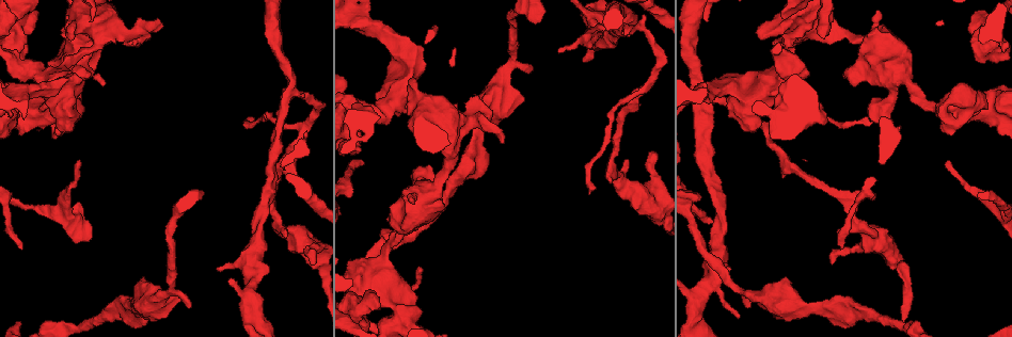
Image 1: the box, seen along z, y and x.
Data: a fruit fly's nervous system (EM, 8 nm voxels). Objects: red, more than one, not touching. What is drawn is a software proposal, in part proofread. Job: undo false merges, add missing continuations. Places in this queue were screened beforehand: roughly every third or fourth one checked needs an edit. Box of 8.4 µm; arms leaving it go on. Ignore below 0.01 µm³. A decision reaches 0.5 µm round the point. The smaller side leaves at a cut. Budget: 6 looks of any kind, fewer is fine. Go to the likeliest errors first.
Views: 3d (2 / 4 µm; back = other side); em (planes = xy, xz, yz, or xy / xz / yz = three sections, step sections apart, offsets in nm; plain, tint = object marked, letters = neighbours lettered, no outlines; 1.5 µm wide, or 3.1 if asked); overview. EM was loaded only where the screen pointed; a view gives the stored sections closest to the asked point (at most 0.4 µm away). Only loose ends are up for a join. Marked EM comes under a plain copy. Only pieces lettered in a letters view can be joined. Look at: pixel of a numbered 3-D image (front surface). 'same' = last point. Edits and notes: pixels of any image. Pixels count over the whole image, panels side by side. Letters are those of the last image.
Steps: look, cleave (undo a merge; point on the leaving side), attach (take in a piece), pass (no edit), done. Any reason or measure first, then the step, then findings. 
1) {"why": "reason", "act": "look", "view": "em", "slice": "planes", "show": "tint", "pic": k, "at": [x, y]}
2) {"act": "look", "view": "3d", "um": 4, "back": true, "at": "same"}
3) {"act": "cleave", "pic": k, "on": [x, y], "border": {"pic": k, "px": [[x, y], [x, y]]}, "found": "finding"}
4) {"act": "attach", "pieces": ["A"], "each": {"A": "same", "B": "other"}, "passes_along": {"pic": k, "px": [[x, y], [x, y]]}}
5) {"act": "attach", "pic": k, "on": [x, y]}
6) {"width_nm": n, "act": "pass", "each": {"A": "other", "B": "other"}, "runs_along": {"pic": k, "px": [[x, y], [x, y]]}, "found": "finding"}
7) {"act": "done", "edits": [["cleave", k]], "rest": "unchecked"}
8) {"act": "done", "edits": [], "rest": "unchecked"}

{"why": "three arms meet", "act": "look", "view": "em", "slice": "xy", "step": 4, "show": "tint", "pic": 1, "at": [299, 131]}

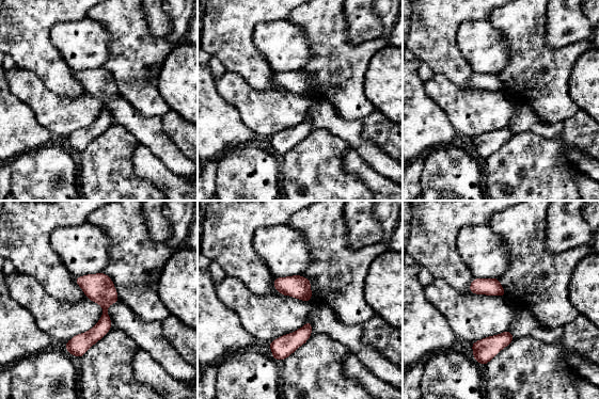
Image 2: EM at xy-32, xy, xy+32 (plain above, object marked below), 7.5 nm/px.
{"why": "another direction", "act": "look", "view": "em", "slice": "planes", "show": "letters", "at": "same"}

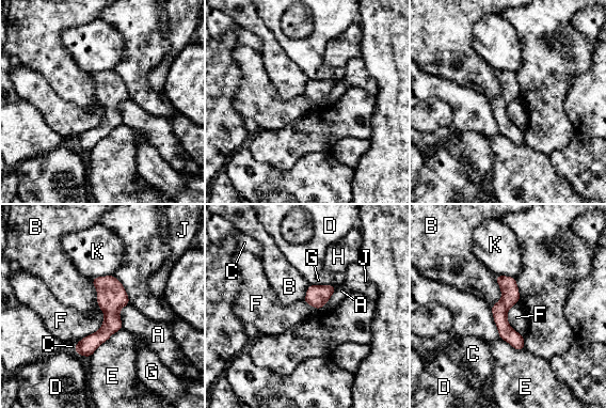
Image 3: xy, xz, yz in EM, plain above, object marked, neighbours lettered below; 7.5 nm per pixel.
{"act": "pass", "each": {"A": "other", "B": "other", "C": "other", "D": "other", "E": "other", "F": "other", "G": "other", "H": "other", "J": "other", "K": "other"}, "found": "continuous, no second cell"}

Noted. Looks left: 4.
{"why": "an open end", "act": "look", "view": "3d", "um": 4, "pic": 1, "at": [502, 143]}

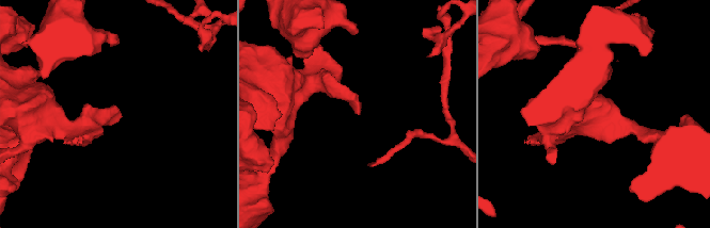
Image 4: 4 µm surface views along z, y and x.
{"act": "look", "view": "em", "slice": "planes", "show": "letters", "pic": 4, "at": [117, 112]}

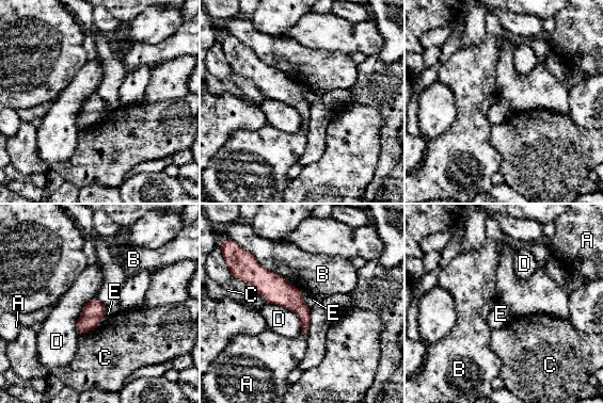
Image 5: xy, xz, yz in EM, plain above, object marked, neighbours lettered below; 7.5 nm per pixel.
{"act": "pass", "each": {"A": "other", "B": "other", "C": "other", "D": "other", "E": "other"}, "found": "none of them fits"}

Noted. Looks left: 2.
{"why": "branch stops here", "act": "look", "view": "em", "slice": "planes", "show": "letters", "pic": 1, "at": [219, 268]}

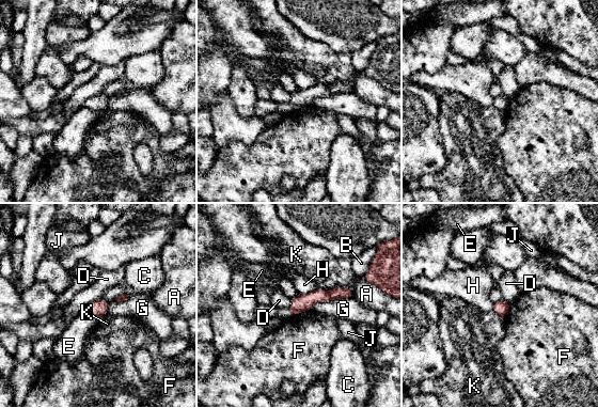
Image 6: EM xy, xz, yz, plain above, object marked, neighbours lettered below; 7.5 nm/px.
{"act": "pass", "each": {"A": "other", "B": "other", "C": "other", "D": "other", "E": "other", "F": "other", "G": "other", "H": "other", "J": "other", "K": "other"}, "found": "none of them fits"}

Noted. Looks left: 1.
{"act": "done", "edits": [], "rest": "unchecked"}

